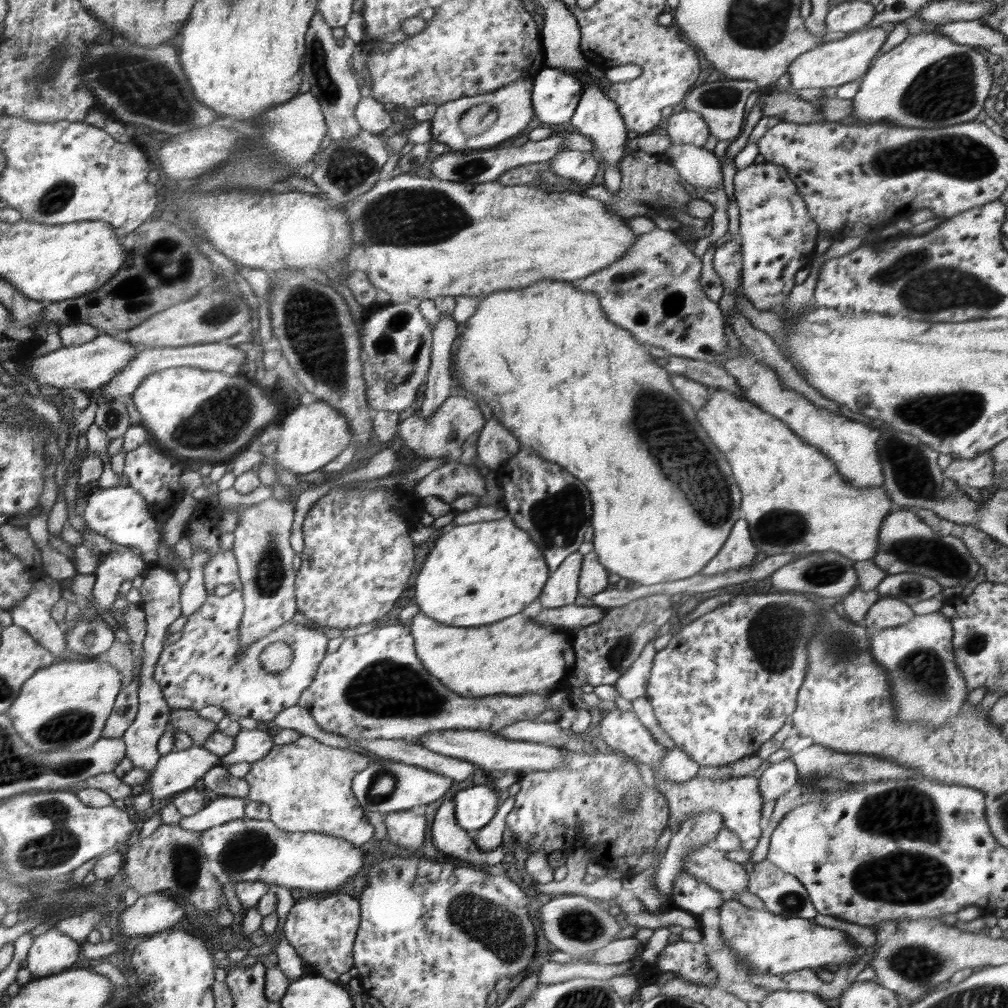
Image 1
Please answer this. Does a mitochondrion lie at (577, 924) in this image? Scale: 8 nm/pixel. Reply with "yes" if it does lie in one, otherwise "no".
yes

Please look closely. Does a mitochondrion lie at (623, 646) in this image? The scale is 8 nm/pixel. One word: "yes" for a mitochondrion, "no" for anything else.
yes

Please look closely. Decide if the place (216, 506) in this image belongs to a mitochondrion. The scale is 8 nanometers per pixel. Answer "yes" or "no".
no

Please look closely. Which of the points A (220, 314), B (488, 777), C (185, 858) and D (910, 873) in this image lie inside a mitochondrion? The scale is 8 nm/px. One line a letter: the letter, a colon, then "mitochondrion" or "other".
A: mitochondrion
B: other
C: mitochondrion
D: mitochondrion

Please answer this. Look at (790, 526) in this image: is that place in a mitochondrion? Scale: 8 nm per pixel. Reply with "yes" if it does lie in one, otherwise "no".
yes

